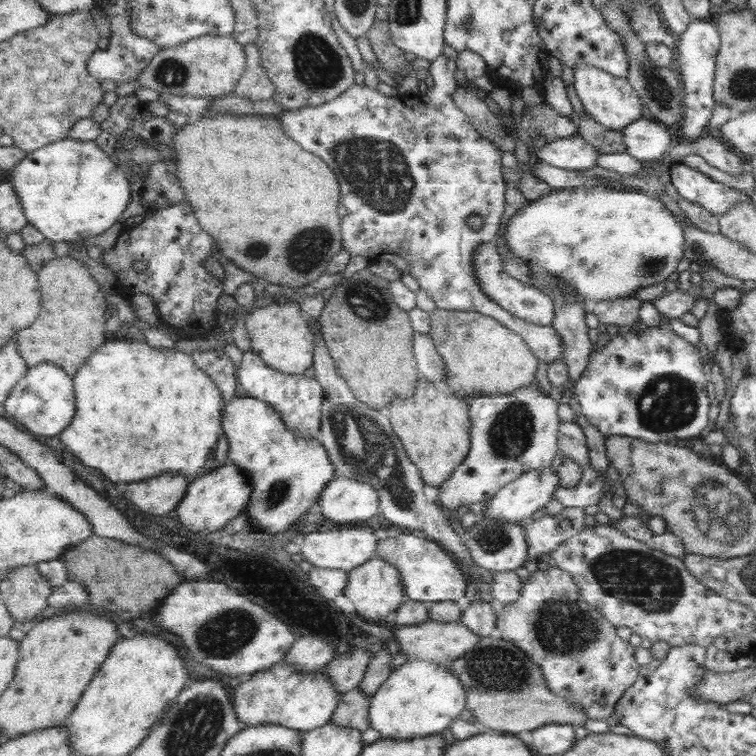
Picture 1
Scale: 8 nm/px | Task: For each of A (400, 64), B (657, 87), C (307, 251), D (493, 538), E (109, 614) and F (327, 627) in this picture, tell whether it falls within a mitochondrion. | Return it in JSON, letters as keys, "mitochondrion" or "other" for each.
{"A":"other","B":"mitochondrion","C":"mitochondrion","D":"mitochondrion","E":"other","F":"other"}

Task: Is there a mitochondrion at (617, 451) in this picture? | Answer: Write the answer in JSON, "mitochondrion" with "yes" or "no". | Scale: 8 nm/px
{"mitochondrion":"no"}

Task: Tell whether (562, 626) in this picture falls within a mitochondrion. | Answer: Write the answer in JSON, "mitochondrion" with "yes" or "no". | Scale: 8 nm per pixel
{"mitochondrion":"yes"}

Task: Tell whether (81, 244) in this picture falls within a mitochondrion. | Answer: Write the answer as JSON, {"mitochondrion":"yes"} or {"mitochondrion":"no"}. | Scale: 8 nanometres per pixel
{"mitochondrion":"no"}

